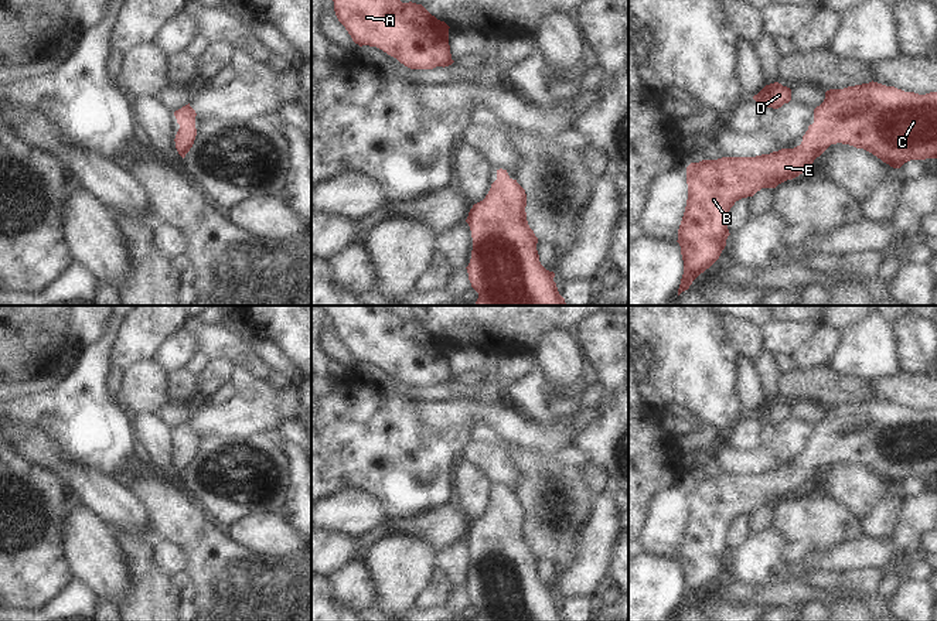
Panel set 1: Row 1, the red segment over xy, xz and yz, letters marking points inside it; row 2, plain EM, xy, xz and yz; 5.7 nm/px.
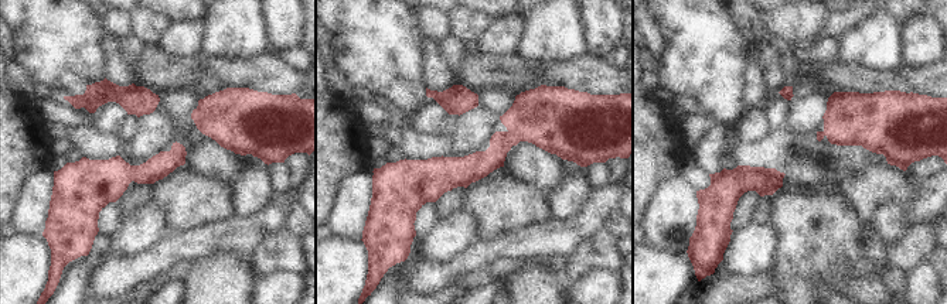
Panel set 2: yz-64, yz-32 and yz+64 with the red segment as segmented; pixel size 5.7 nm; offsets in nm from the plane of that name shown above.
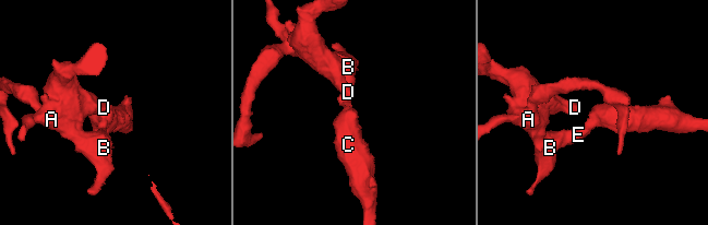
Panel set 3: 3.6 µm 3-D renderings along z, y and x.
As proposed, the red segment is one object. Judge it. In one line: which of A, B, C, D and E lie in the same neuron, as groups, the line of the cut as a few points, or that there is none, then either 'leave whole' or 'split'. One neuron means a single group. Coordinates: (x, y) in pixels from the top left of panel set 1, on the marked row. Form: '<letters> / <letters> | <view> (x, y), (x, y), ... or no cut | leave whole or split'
A B C D E | no cut | leave whole

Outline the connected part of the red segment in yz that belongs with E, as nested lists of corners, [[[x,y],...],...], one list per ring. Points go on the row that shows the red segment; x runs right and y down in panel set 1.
[[[873,81],[829,89],[824,102],[814,109],[814,123],[808,126],[800,146],[756,157],[722,157],[691,163],[686,167],[688,199],[677,240],[684,260],[678,296],[719,259],[730,235],[726,219],[736,201],[798,177],[837,143],[863,149],[893,168],[900,168],[910,160],[937,158],[937,92],[919,95]]]

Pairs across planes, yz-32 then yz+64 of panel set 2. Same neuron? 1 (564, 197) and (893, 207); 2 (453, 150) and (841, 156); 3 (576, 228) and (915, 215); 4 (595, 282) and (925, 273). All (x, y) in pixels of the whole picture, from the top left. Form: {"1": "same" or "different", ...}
{"1": "same", "2": "different", "3": "same", "4": "same"}

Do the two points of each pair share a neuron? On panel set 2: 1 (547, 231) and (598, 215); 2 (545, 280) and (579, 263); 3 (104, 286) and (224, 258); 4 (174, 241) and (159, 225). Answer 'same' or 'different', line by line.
1: same
2: different
3: different
4: different

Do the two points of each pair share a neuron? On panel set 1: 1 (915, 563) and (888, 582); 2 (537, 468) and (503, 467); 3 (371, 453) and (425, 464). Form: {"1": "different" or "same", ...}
{"1": "same", "2": "different", "3": "same"}

